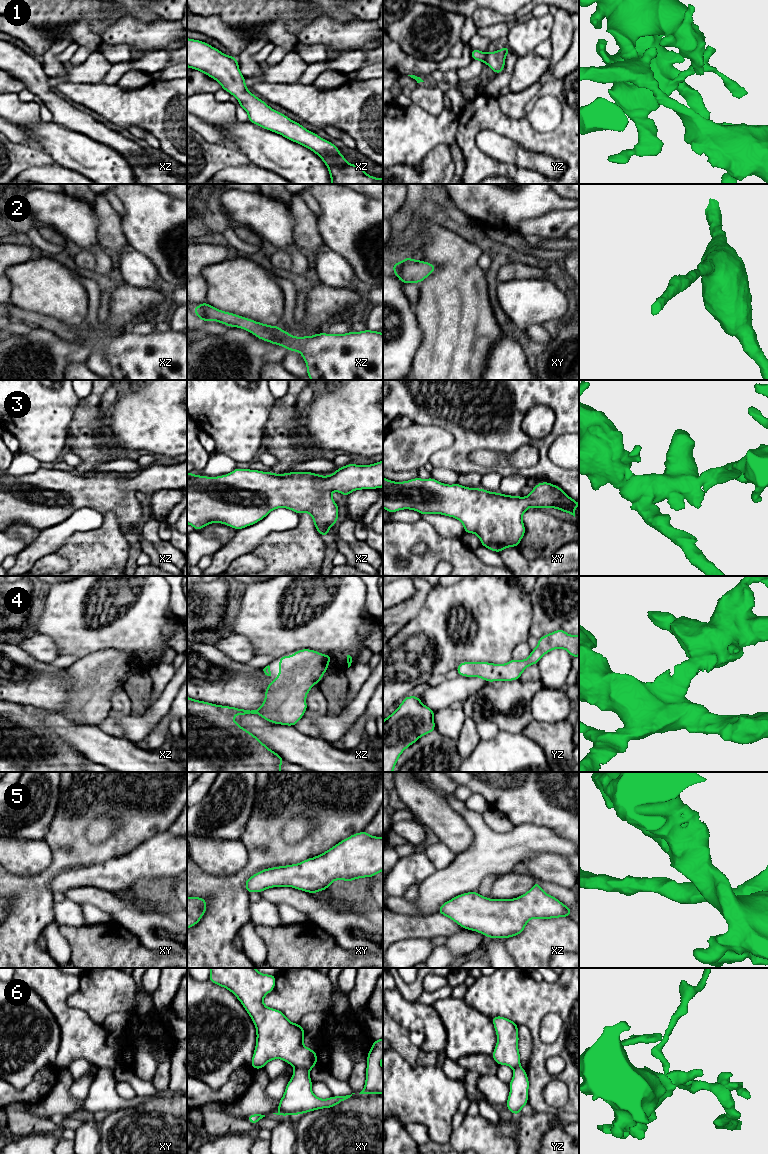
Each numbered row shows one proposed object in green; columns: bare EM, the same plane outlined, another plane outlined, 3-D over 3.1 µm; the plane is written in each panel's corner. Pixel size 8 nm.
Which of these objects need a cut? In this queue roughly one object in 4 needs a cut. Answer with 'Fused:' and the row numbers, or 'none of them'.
Fused: 6

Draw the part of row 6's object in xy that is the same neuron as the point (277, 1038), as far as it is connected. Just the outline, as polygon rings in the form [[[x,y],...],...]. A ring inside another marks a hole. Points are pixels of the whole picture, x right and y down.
[[[210,968],[209,981],[231,991],[241,1002],[256,1027],[257,1038],[251,1060],[252,1069],[262,1069],[273,1059],[282,1059],[294,1068],[301,1067],[310,1070],[317,1065],[316,1051],[305,1047],[303,1044],[306,1033],[300,1024],[290,1022],[282,1011],[269,1008],[263,1003],[264,997],[275,988],[276,975],[263,974],[258,972],[255,968]]]

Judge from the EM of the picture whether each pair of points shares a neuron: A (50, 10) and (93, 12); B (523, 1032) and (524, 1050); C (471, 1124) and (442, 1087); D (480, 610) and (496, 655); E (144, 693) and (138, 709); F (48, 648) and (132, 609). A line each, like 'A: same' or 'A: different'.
A: same
B: same
C: different
D: same
E: same
F: different

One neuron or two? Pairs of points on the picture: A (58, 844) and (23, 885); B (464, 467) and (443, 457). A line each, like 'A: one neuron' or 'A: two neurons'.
A: one neuron
B: one neuron

